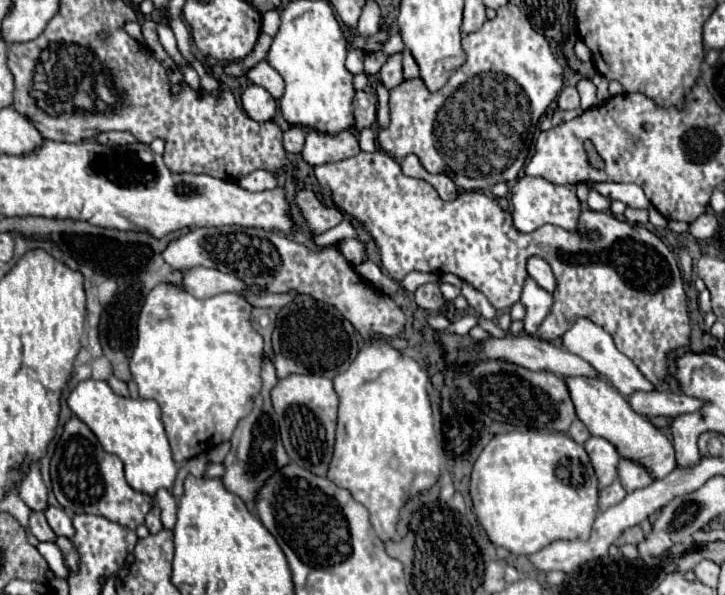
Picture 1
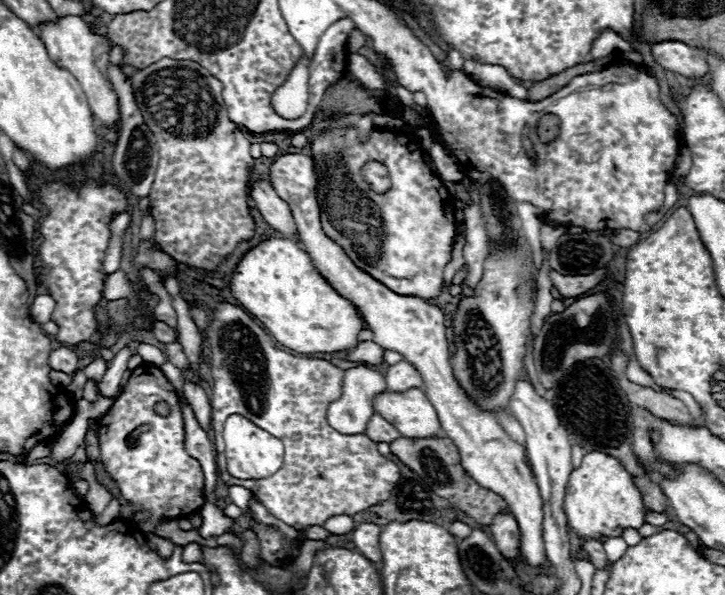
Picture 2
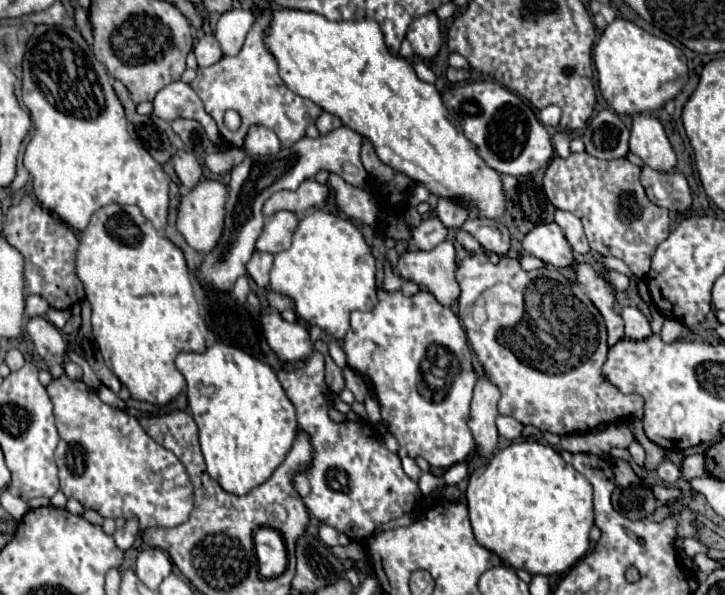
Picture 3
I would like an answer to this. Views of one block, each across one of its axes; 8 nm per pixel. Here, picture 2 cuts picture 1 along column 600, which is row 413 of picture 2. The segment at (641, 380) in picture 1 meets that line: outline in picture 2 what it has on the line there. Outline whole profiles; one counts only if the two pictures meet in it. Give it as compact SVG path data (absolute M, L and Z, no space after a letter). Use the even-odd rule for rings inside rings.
M356 366L346 370L342 398L328 406L328 424L342 434L364 434L368 420L374 416L374 396L386 390L384 376L370 366Z

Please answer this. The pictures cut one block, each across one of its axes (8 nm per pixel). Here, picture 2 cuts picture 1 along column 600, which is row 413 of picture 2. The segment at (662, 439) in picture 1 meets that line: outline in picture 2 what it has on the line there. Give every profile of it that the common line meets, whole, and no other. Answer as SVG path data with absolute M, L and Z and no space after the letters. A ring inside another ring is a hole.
M412 388L404 394L384 392L374 398L374 408L406 438L444 436L436 408L418 388Z

